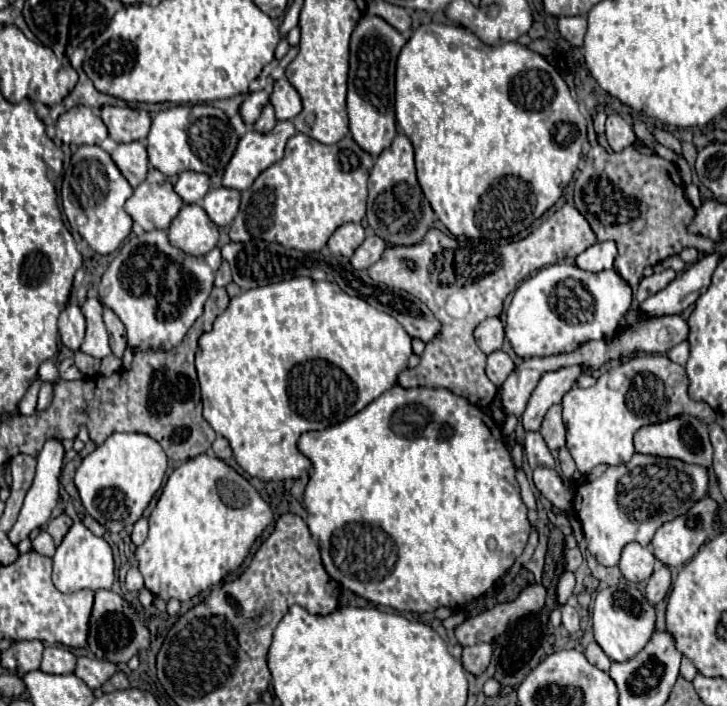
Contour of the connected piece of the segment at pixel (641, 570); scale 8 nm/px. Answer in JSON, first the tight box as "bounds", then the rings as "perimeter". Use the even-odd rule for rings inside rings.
{"bounds":[619,542,657,582],"perimeter":[[[631,542],[621,552],[619,568],[629,582],[641,582],[641,580],[647,580],[653,574],[655,560],[657,558],[655,558],[651,548],[645,548],[637,542]]]}

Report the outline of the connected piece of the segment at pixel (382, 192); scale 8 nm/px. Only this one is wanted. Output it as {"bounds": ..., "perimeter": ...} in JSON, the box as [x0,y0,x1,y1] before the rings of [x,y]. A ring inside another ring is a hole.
{"bounds":[367,134,433,246],"perimeter":[[[397,134],[385,152],[379,154],[371,176],[369,176],[369,198],[367,198],[367,222],[369,226],[389,244],[413,246],[421,242],[425,232],[433,224],[433,210],[425,200],[421,186],[415,176],[413,144],[405,134]]]}

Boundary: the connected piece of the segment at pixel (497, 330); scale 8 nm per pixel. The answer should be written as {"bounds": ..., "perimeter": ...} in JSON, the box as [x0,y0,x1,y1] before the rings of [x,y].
{"bounds":[475,318,505,354],"perimeter":[[[485,318],[475,328],[475,340],[485,354],[499,350],[503,344],[503,338],[505,338],[505,332],[503,332],[503,322],[499,318]]]}

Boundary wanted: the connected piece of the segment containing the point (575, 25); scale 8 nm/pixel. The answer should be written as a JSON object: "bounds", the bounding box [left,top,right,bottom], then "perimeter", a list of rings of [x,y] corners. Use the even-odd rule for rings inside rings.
{"bounds":[557,16,587,46],"perimeter":[[[585,16],[559,18],[557,28],[567,42],[571,42],[573,46],[583,46],[583,36],[585,36],[585,30],[587,30],[587,18]]]}

